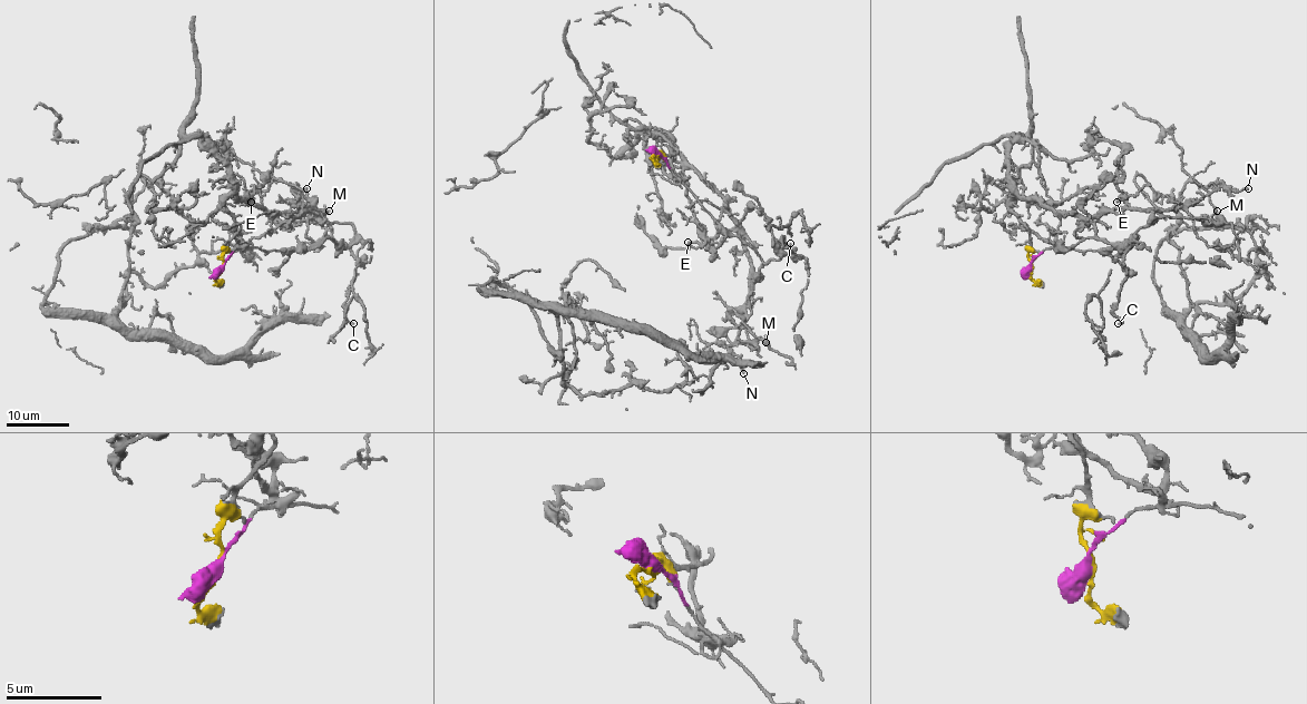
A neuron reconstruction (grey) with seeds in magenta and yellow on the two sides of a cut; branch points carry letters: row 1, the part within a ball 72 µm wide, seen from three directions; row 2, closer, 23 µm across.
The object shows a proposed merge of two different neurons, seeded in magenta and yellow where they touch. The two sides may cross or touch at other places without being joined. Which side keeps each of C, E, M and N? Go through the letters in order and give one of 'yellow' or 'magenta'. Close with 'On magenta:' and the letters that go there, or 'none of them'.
C: magenta
E: yellow
M: magenta
N: yellow
On magenta: C, M

